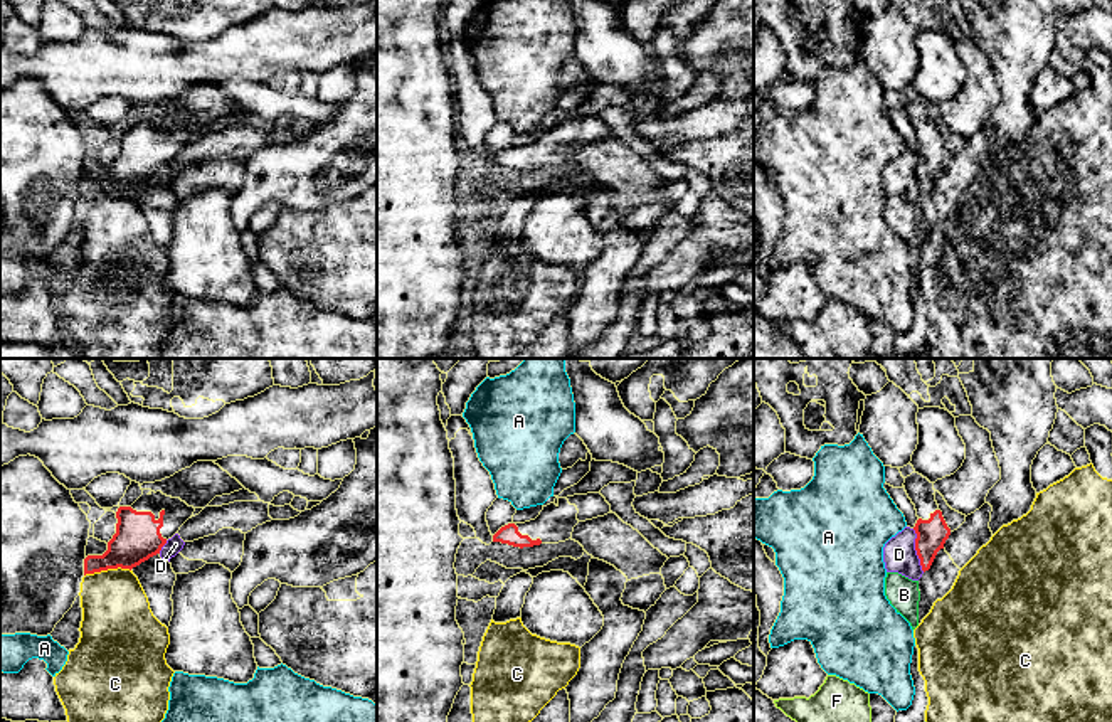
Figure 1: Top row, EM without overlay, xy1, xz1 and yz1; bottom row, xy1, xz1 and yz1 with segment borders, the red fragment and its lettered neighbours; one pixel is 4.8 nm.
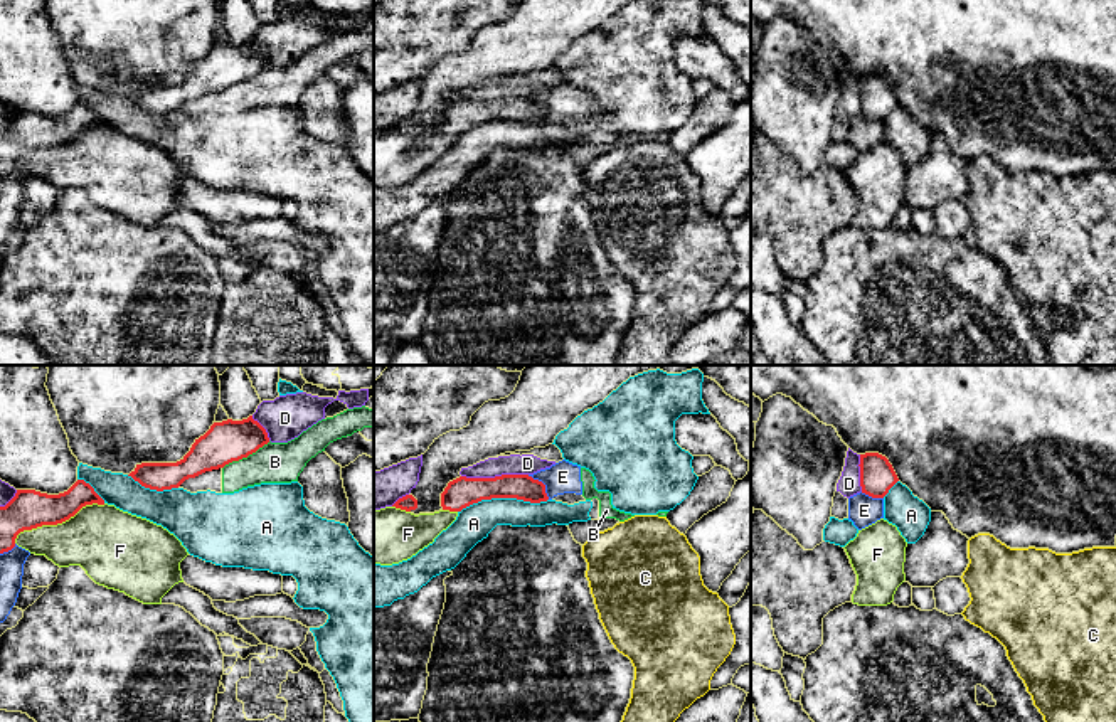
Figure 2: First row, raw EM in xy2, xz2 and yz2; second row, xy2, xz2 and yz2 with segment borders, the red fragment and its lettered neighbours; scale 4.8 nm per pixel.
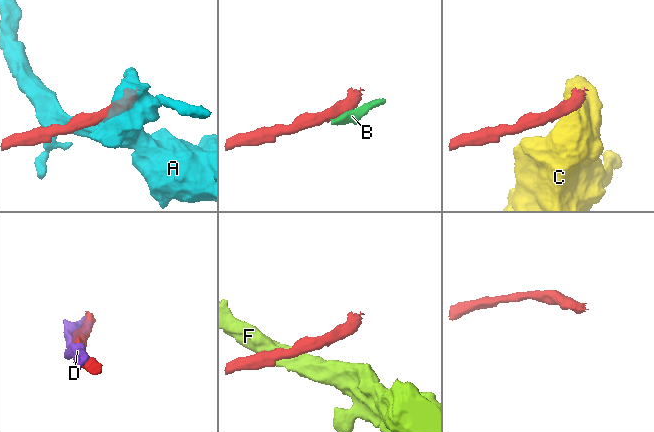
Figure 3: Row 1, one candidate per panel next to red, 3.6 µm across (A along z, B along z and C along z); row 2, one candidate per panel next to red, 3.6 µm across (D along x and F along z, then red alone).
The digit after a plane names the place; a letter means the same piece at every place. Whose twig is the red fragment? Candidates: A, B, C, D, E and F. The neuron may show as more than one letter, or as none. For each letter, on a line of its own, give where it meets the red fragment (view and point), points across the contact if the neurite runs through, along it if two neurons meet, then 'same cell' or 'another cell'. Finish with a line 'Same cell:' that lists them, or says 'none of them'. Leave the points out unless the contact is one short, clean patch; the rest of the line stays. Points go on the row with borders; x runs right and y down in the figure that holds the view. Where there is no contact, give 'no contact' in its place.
A: meets red in xz2 at (502, 497); another cell
B: meets red in xy2 at (246, 456); border along xy2 (270, 441), (223, 468); another cell
C: meets red in xy1 at (106, 569); border along xy1 (130, 569), (105, 569), (84, 576); another cell
D: meets red in xz2 at (495, 477); another cell
E: meets red in xz2 at (542, 483); another cell
F: meets red in xy2 at (58, 522); another cell
Same cell: none of them

